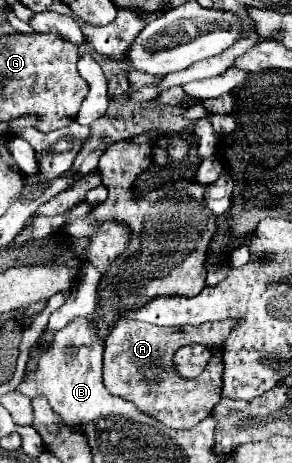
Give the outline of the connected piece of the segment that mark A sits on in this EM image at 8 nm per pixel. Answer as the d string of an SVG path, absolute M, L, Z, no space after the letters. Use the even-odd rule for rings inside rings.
M118 320L106 338L104 384L110 394L136 404L142 412L156 418L164 426L178 430L194 428L200 420L210 416L214 404L220 402L222 362L220 358L210 358L200 376L182 378L174 368L174 354L186 344L216 348L226 340L232 326L232 320L206 322L198 326L154 326L146 322Z

